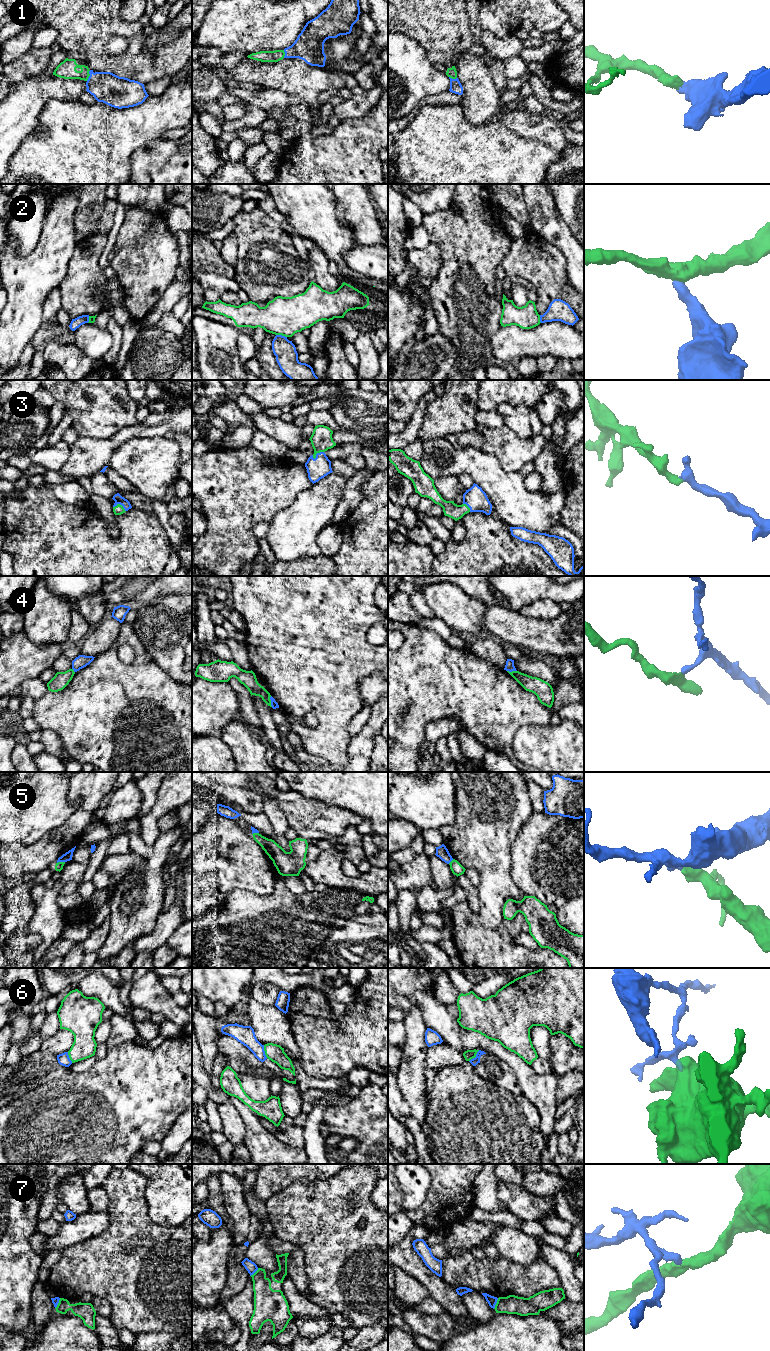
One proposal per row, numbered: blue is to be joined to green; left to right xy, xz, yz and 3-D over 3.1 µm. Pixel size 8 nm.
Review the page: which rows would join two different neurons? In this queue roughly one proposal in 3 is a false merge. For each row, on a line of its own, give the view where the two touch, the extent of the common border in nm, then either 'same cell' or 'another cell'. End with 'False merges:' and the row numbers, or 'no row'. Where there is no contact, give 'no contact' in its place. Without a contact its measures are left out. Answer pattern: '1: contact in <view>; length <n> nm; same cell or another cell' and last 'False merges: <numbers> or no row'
1: contact in xy; length 90 nm; same cell
2: contact in xz; length 90 nm; another cell
3: contact in xz; length 110 nm; same cell
4: contact in xz; length 90 nm; another cell
5: contact in xy; length 70 nm; another cell
6: contact in yz; length 130 nm; another cell
7: contact in yz; length 100 nm; another cell
False merges: 2, 4, 5, 6, 7

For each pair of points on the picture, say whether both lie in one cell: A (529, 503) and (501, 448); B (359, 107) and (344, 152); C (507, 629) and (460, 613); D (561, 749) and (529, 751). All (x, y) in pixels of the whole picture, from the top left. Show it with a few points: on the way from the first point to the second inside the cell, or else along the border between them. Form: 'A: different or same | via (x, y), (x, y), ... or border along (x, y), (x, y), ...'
A: different | border along (495, 456), (506, 471), (519, 472)
B: different | border along (376, 103), (364, 115), (348, 117), (340, 121)
C: different | border along (484, 608), (483, 626), (488, 633)
D: same | via (553, 749), (537, 749)

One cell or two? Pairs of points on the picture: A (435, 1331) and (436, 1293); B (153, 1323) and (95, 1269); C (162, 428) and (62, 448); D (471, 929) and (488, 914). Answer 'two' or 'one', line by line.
A: two
B: one
C: two
D: two

